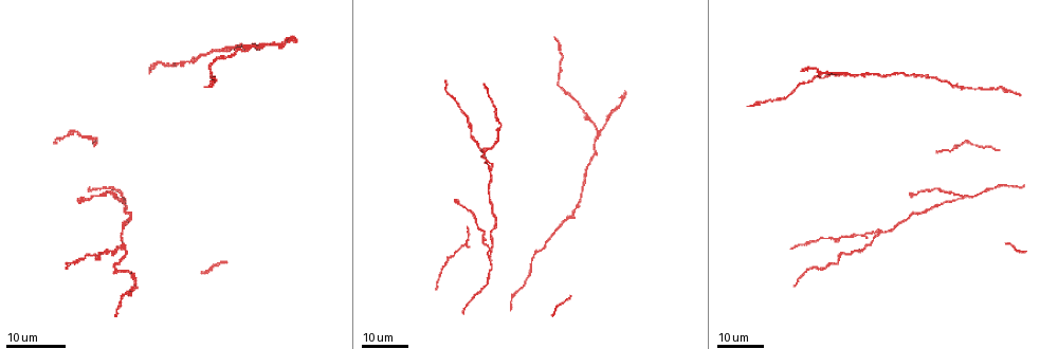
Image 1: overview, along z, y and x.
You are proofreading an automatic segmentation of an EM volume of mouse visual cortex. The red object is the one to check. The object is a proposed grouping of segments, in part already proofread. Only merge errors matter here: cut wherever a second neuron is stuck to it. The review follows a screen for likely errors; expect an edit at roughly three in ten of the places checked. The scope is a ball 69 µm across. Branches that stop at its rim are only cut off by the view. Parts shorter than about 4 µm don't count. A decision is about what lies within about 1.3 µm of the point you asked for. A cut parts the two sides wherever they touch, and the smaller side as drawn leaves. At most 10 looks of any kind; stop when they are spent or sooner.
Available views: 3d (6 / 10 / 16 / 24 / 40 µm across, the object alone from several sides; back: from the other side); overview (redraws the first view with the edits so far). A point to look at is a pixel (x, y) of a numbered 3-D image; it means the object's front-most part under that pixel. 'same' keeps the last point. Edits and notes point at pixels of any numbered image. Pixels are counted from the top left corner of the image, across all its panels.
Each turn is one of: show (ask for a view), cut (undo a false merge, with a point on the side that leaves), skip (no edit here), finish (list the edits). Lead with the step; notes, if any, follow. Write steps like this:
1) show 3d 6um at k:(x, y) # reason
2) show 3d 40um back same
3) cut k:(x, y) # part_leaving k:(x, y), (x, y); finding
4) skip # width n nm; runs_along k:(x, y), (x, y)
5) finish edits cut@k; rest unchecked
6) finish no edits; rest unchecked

show 3d 16um at 1:(934, 189)

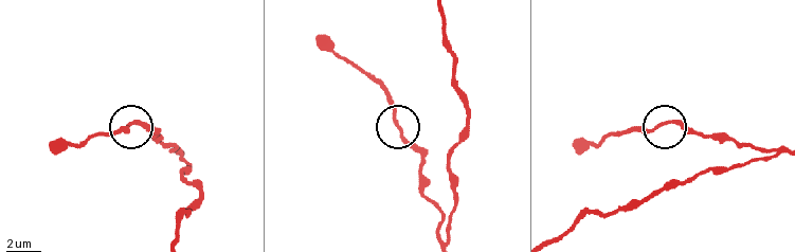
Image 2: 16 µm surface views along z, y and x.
show 3d 6um at 2:(135, 120) # closer look

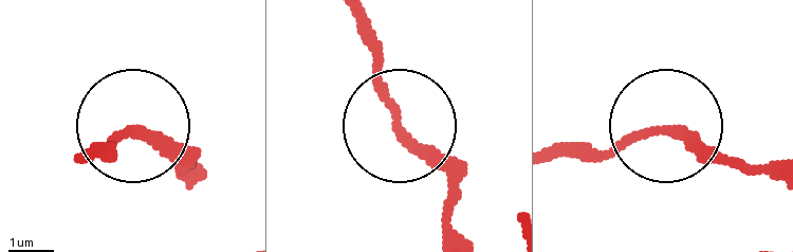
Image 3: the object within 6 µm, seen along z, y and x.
skip # width 200 nm; all the same neuron

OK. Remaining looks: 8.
show 3d 24um at 1:(963, 198)

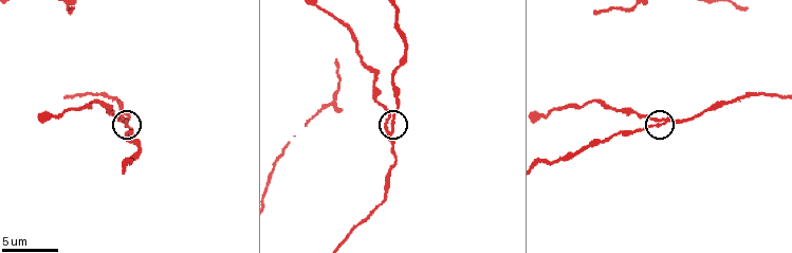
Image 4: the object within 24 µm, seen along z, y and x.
show 3d 6um at 4:(660, 126)

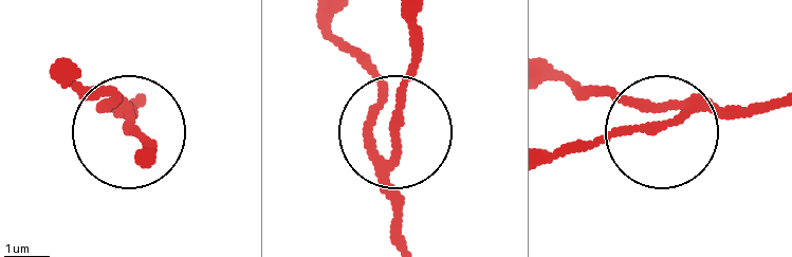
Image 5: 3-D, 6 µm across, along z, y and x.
skip # one neuron here

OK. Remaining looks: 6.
show 3d 10um at 4:(332, 102) # three arms meet

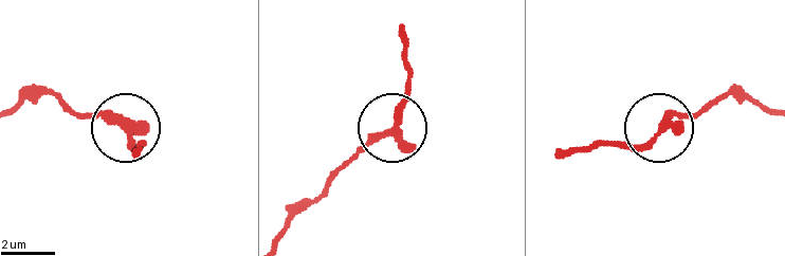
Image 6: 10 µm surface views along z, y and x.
skip # width 260 nm; all the same neuron

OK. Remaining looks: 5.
show 3d 16um at 1:(840, 74) # small branch off a trunk

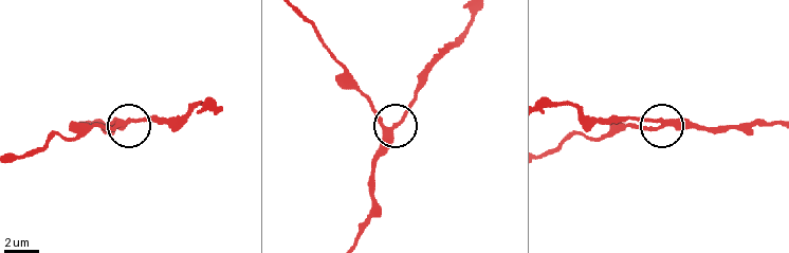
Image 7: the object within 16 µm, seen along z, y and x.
show 3d 6um at 7:(665, 123)

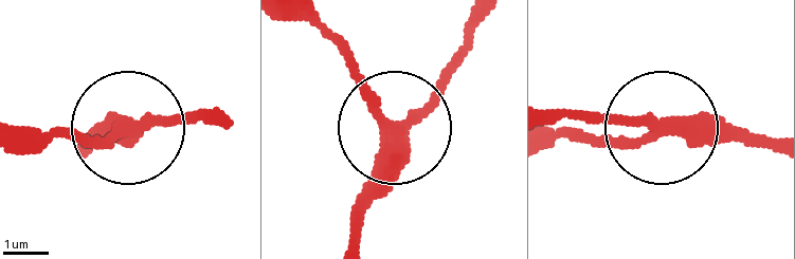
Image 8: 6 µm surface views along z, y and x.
skip # runs_along 8:(777, 137), (686, 137), (554, 115); one neuron here

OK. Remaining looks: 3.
show 3d 16um at 1:(877, 234) # looks like a crossing

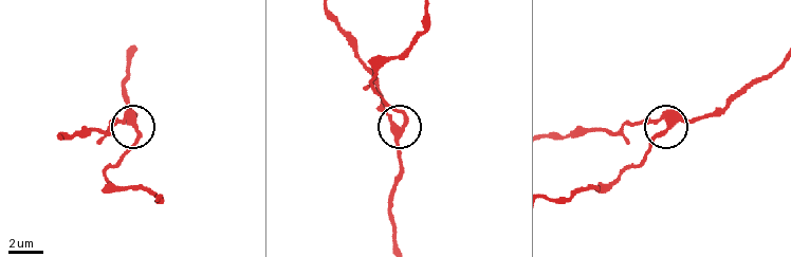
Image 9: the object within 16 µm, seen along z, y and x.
show 3d 6um at 9:(133, 124) # zoom in

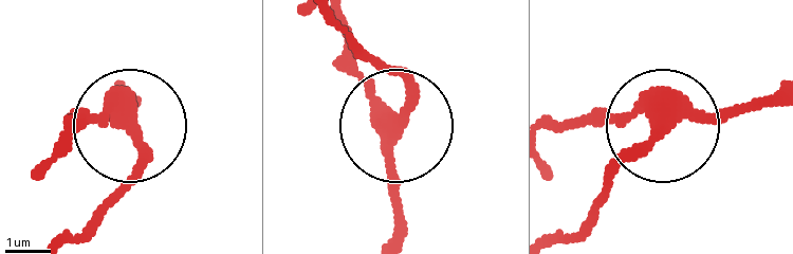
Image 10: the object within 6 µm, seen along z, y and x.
show 3d 6um back at 10:(132, 125)

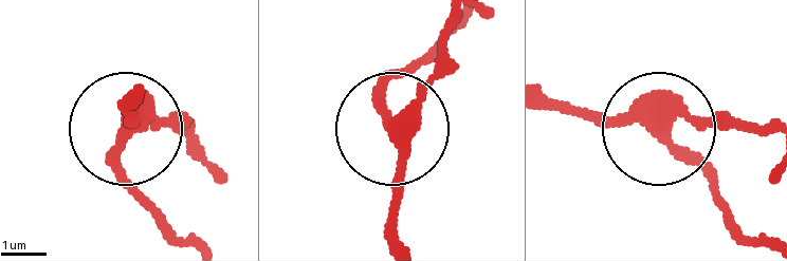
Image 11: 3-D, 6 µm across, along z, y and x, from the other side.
skip # runs_along 11:(553, 98), (656, 129), (690, 117), (766, 122); one neuron here

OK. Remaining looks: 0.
finish no edits; rest unchecked

